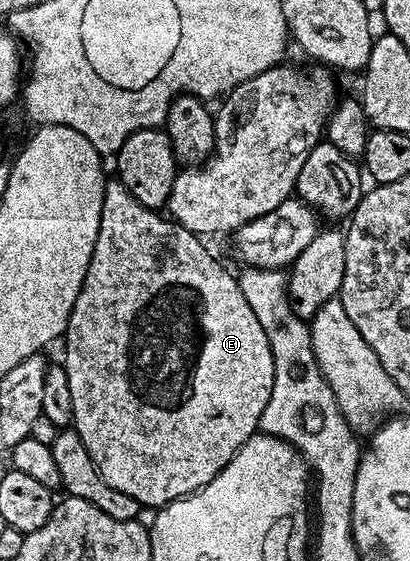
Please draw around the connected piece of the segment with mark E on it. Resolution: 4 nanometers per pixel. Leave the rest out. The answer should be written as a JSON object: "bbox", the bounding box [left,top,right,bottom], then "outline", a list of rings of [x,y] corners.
{"bbox":[61,178,273,509],"outline":[[[118,178],[108,179],[103,189],[101,226],[93,246],[93,258],[67,323],[67,353],[61,360],[61,367],[67,372],[69,394],[73,397],[71,424],[81,442],[85,442],[85,450],[89,450],[89,458],[93,458],[101,478],[105,478],[113,490],[121,490],[121,494],[137,498],[139,505],[145,507],[160,509],[164,504],[172,504],[175,500],[200,492],[209,482],[213,482],[213,478],[221,474],[223,467],[234,458],[237,450],[241,450],[246,440],[260,431],[261,414],[265,414],[265,406],[269,406],[269,398],[273,394],[273,350],[269,350],[265,329],[261,327],[261,322],[257,322],[253,306],[245,302],[238,275],[234,271],[231,273],[199,240],[202,239],[185,226],[176,224],[154,208],[141,206],[141,202],[125,190]]]}

